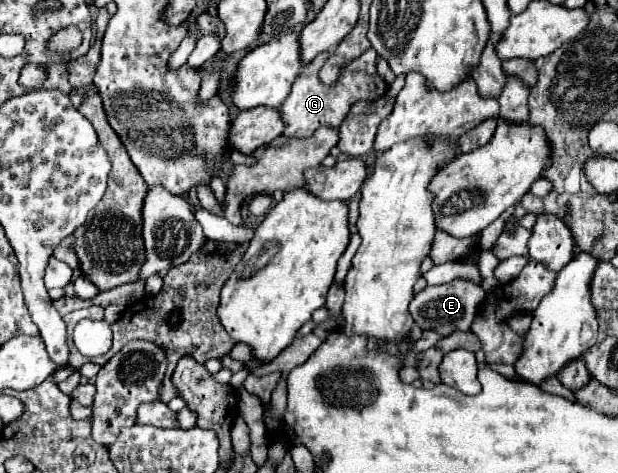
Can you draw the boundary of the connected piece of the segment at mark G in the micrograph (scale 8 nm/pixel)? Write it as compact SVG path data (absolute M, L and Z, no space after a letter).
M369 48L369 52L363 52L357 60L351 60L349 64L345 64L345 72L341 72L341 80L337 80L337 84L331 84L331 86L321 84L319 80L319 70L327 62L327 58L329 58L329 52L321 52L319 56L313 58L313 62L303 66L301 74L297 76L291 94L281 106L281 118L287 122L285 136L309 138L319 126L325 126L325 124L339 126L345 120L351 104L359 100L377 100L387 92L387 82L381 80L381 76L375 70L377 52L373 52L373 48Z

